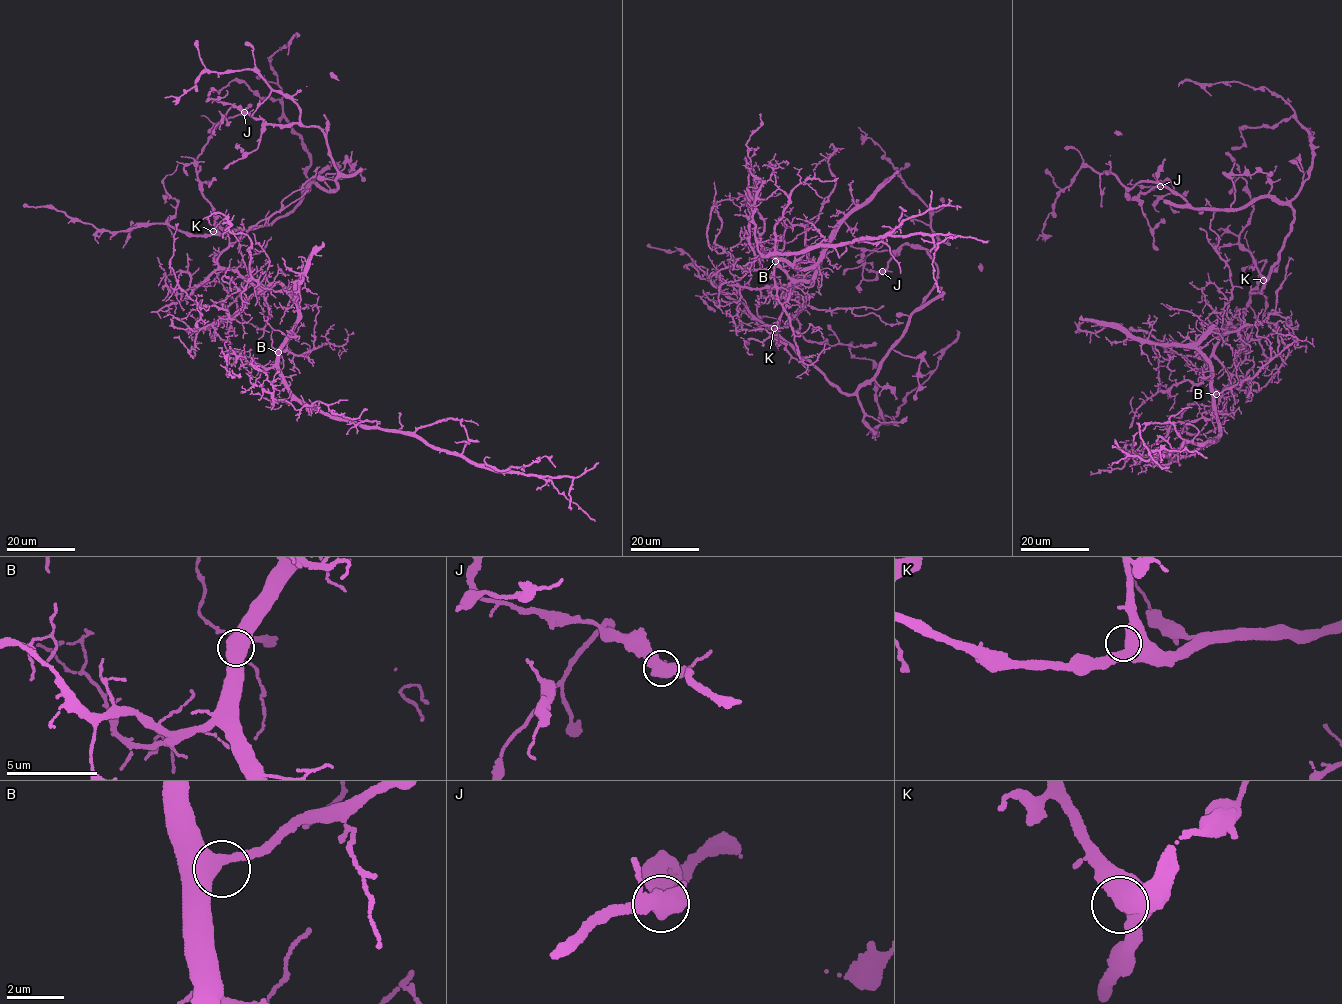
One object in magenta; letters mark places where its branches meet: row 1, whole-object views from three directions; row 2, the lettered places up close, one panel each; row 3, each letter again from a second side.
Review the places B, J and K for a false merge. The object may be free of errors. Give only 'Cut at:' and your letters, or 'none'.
Cut at: none

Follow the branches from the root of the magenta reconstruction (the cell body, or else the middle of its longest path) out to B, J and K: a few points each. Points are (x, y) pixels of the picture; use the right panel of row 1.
B: (1228, 318), (1232, 323), (1225, 327), (1225, 332), (1220, 333), (1213, 326), (1196, 346), (1209, 364), (1216, 394)
J: (1228, 318), (1232, 286), (1210, 229), (1211, 206), (1194, 208), (1154, 182), (1126, 191), (1131, 200), (1160, 186)
K: (1228, 318), (1232, 286), (1207, 202), (1198, 210), (1233, 211), (1266, 197), (1291, 208), (1289, 231), (1263, 280)

